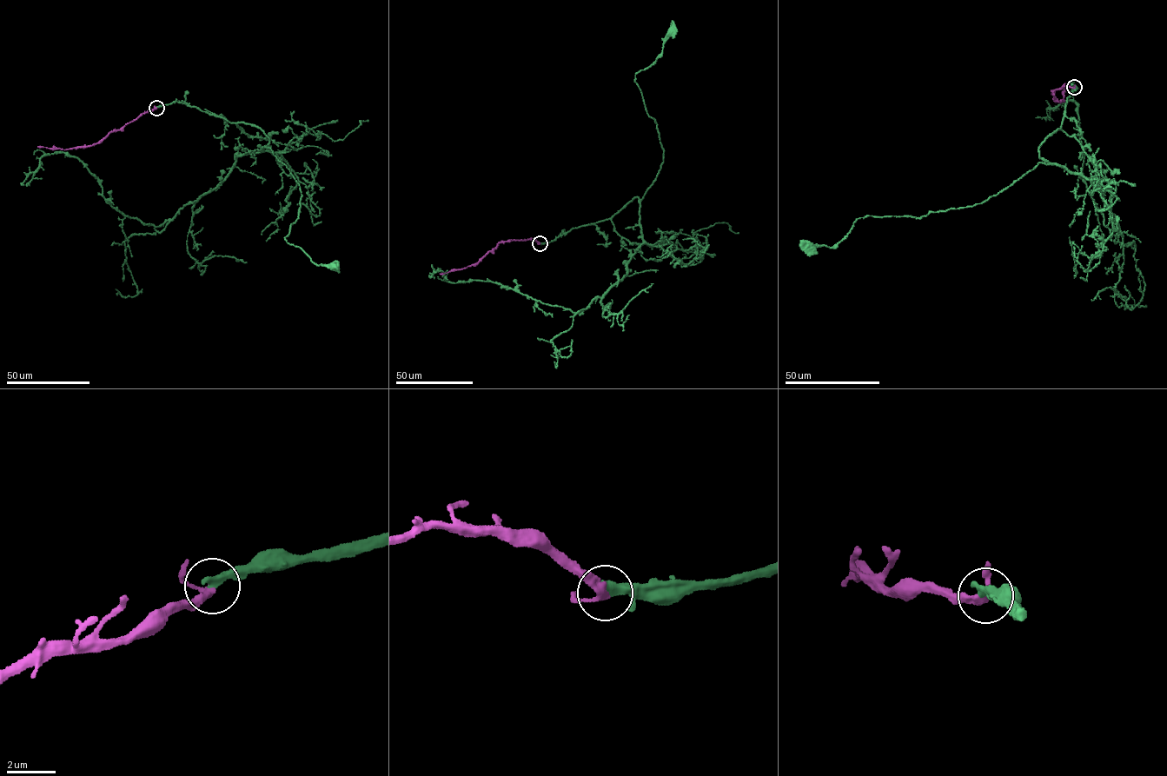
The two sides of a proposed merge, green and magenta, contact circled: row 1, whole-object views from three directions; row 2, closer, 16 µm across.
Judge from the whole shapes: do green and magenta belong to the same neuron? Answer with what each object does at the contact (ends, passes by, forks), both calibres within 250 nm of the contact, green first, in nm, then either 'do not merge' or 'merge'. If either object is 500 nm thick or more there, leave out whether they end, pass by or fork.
green ends | magenta passes by | 400/280 nm | merge

